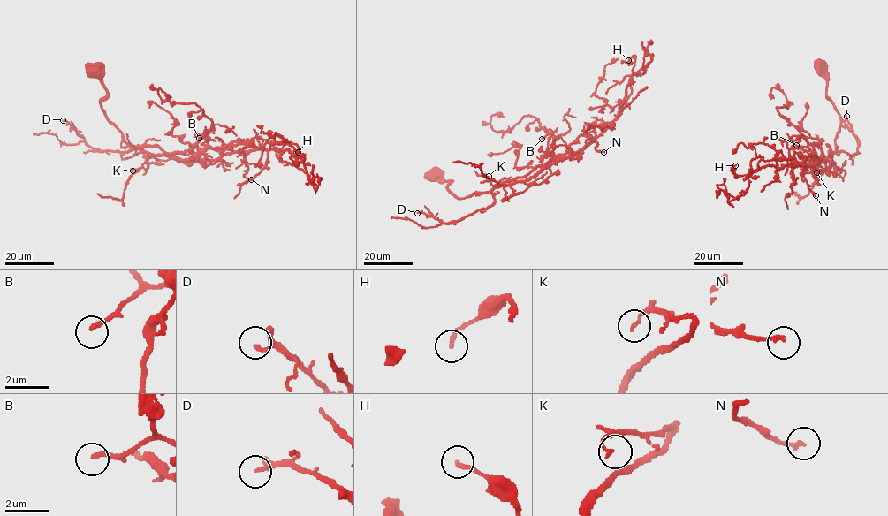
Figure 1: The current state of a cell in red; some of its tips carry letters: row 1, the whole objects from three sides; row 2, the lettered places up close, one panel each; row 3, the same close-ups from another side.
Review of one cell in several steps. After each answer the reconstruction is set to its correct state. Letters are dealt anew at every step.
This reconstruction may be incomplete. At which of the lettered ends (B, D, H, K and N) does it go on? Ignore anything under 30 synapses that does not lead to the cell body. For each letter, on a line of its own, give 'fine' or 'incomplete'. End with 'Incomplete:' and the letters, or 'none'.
B: fine
D: fine
H: fine
K: fine
N: fine
Incomplete: none

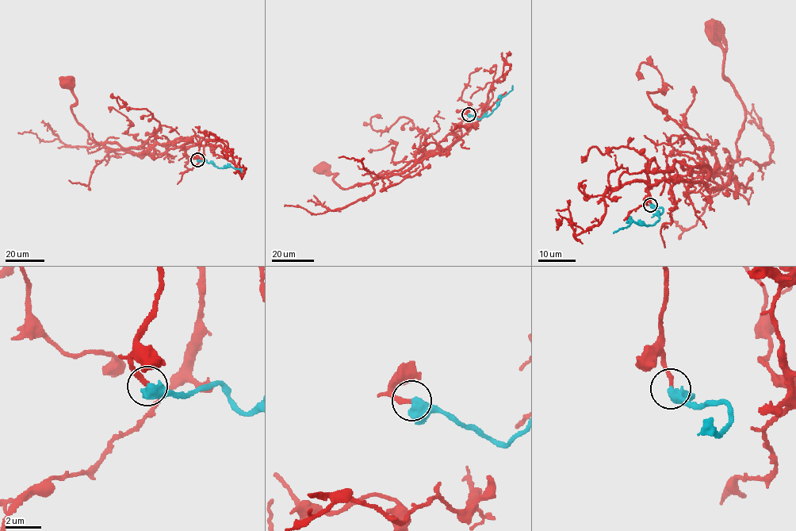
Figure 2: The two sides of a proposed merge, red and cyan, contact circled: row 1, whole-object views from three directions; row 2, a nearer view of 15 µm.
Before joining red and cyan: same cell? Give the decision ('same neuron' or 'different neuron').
same neuron

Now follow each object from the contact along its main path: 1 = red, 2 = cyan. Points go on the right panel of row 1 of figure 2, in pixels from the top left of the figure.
1: (651, 205), (648, 159), (652, 172), (673, 171), (676, 160), (713, 177), (736, 158), (744, 107), (714, 32)
2: (651, 205), (662, 209), (654, 225), (641, 225), (633, 221), (613, 233)

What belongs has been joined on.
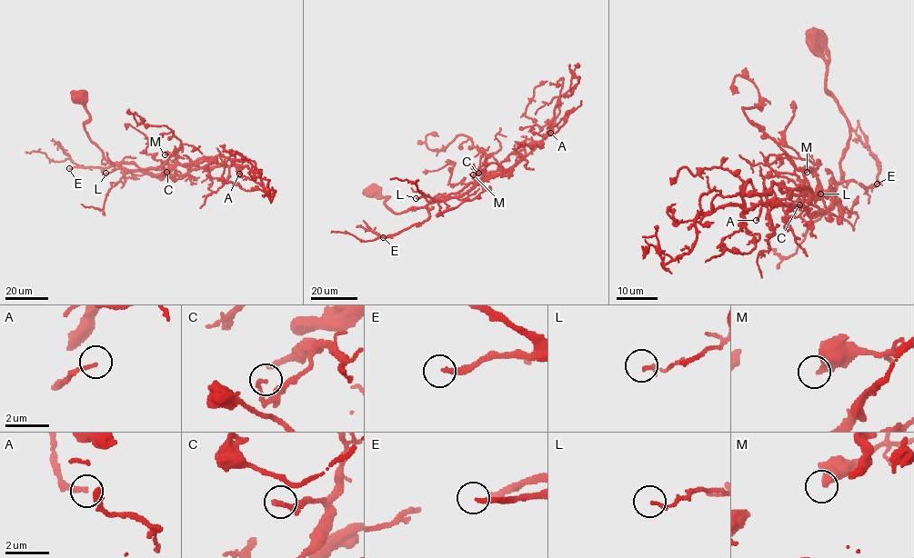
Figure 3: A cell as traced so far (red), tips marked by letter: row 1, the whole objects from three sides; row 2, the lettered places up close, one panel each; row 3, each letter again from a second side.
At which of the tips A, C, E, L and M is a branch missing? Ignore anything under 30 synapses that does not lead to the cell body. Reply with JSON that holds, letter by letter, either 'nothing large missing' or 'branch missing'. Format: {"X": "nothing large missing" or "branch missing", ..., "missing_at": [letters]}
{"A": "nothing large missing", "C": "nothing large missing", "E": "branch missing", "L": "nothing large missing", "M": "nothing large missing", "missing_at": ["E"]}

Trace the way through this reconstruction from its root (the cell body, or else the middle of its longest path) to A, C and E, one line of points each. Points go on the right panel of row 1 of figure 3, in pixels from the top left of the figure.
A: (816, 42), (826, 90), (850, 138), (835, 203), (812, 216), (802, 206), (762, 205), (756, 220)
C: (816, 42), (827, 62), (826, 90), (846, 118), (850, 138), (834, 204), (820, 211), (806, 201), (799, 204)
E: (816, 42), (827, 62), (826, 90), (848, 124), (841, 180), (855, 181), (866, 190), (877, 184)

